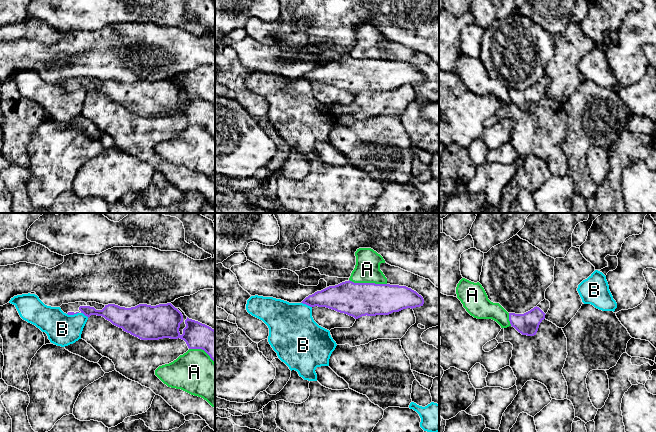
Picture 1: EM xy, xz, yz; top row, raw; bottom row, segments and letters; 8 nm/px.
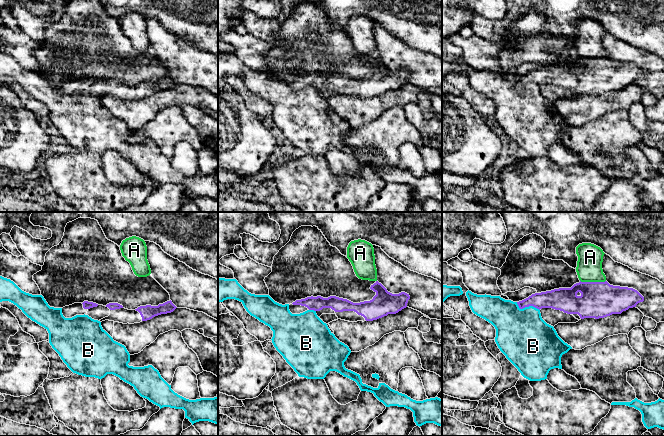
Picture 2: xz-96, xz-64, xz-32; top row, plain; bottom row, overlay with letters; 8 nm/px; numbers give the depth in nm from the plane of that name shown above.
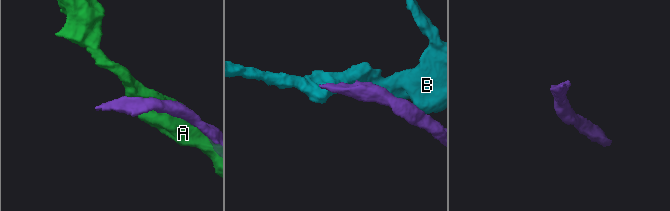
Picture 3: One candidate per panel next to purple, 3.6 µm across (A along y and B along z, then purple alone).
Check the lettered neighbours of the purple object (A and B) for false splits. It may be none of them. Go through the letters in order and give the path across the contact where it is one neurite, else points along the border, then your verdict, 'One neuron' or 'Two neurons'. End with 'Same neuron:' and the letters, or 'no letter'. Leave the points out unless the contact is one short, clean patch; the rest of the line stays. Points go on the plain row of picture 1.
A: Two neurons
B: Boundary: xz (301, 78), (311, 83). Two neurons
Same neuron: no letter

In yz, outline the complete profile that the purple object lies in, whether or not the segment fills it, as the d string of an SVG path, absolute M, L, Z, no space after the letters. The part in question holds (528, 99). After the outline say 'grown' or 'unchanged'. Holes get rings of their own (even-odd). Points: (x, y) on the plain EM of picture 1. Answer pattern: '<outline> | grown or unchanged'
M544 75L536 83L524 90L509 89L510 100L522 111L534 112L540 99L545 95L549 84L550 78Z | grown

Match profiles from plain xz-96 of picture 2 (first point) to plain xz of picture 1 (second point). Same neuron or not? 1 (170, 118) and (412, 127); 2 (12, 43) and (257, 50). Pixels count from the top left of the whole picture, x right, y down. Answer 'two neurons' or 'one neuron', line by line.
1: two neurons
2: one neuron

